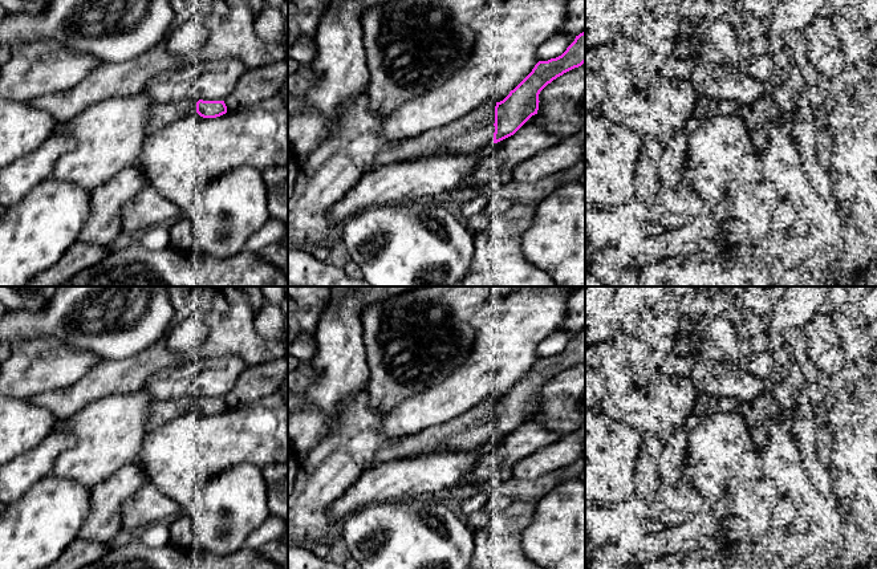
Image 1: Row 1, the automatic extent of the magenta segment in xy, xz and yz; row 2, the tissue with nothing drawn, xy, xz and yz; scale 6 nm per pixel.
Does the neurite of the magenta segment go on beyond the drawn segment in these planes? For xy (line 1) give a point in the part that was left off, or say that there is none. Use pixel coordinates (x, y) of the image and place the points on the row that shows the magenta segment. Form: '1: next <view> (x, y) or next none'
1: next xy (163, 114)

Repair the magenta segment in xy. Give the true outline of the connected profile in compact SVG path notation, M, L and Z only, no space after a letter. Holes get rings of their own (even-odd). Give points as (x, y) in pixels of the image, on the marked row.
M191 101L155 103L151 118L146 125L146 134L165 129L167 125L188 115L198 113L203 118L216 118L227 113L224 101L203 101L196 103Z

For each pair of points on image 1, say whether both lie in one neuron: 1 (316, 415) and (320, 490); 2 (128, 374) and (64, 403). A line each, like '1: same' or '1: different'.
1: different
2: same

